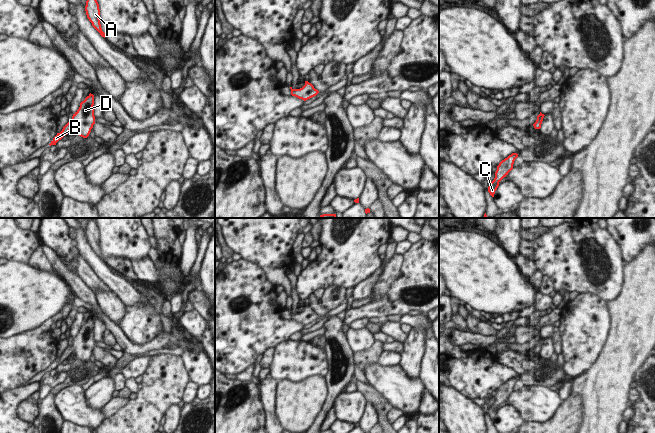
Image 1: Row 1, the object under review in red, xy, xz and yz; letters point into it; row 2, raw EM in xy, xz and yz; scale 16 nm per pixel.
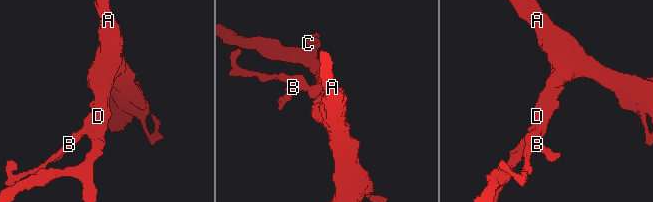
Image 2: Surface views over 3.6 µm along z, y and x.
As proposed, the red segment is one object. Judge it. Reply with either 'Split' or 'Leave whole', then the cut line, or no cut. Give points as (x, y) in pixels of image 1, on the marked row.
Leave whole. No split

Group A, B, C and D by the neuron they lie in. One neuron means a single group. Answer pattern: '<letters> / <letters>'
A B C D

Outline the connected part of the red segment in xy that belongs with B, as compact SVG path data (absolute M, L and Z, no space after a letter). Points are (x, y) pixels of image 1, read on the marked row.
M90 93L85 100L80 103L80 107L73 114L72 120L63 127L60 133L57 133L49 145L56 145L72 128L75 129L77 135L87 138L95 124L93 105L94 95Z

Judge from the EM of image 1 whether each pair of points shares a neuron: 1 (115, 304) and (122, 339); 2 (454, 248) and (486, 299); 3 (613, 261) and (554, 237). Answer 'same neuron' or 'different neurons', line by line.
1: different neurons
2: same neuron
3: same neuron

